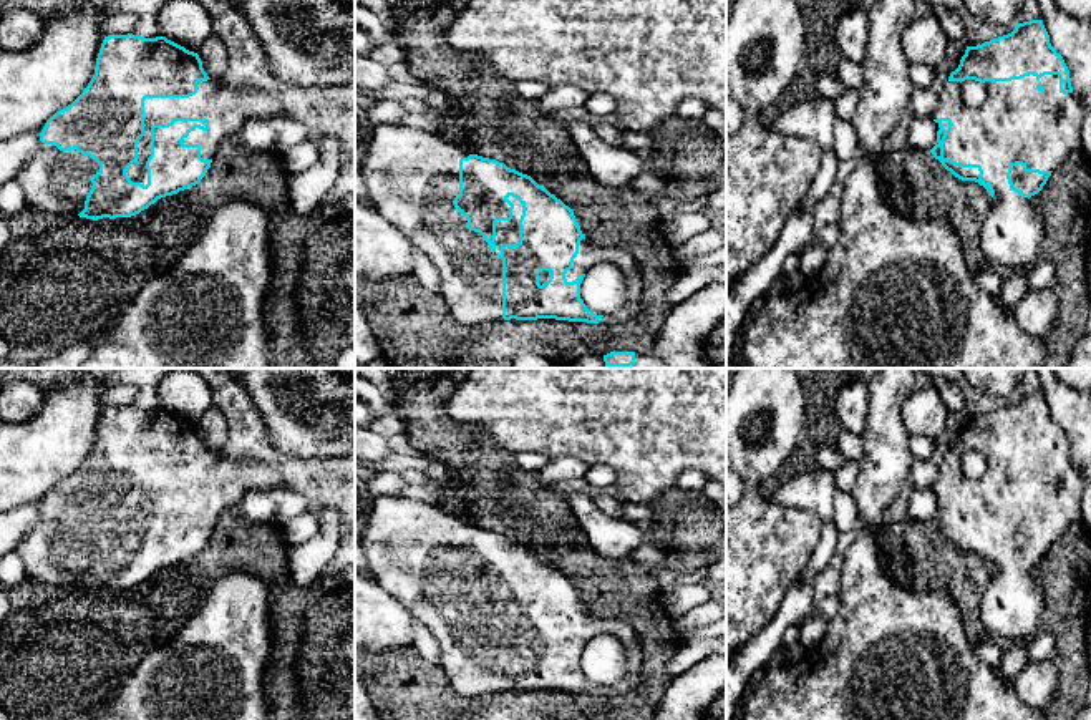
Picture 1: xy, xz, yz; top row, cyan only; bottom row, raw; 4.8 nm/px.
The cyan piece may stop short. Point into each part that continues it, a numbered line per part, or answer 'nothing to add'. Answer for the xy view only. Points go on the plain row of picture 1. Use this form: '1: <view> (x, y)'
1: xy (227, 480)

